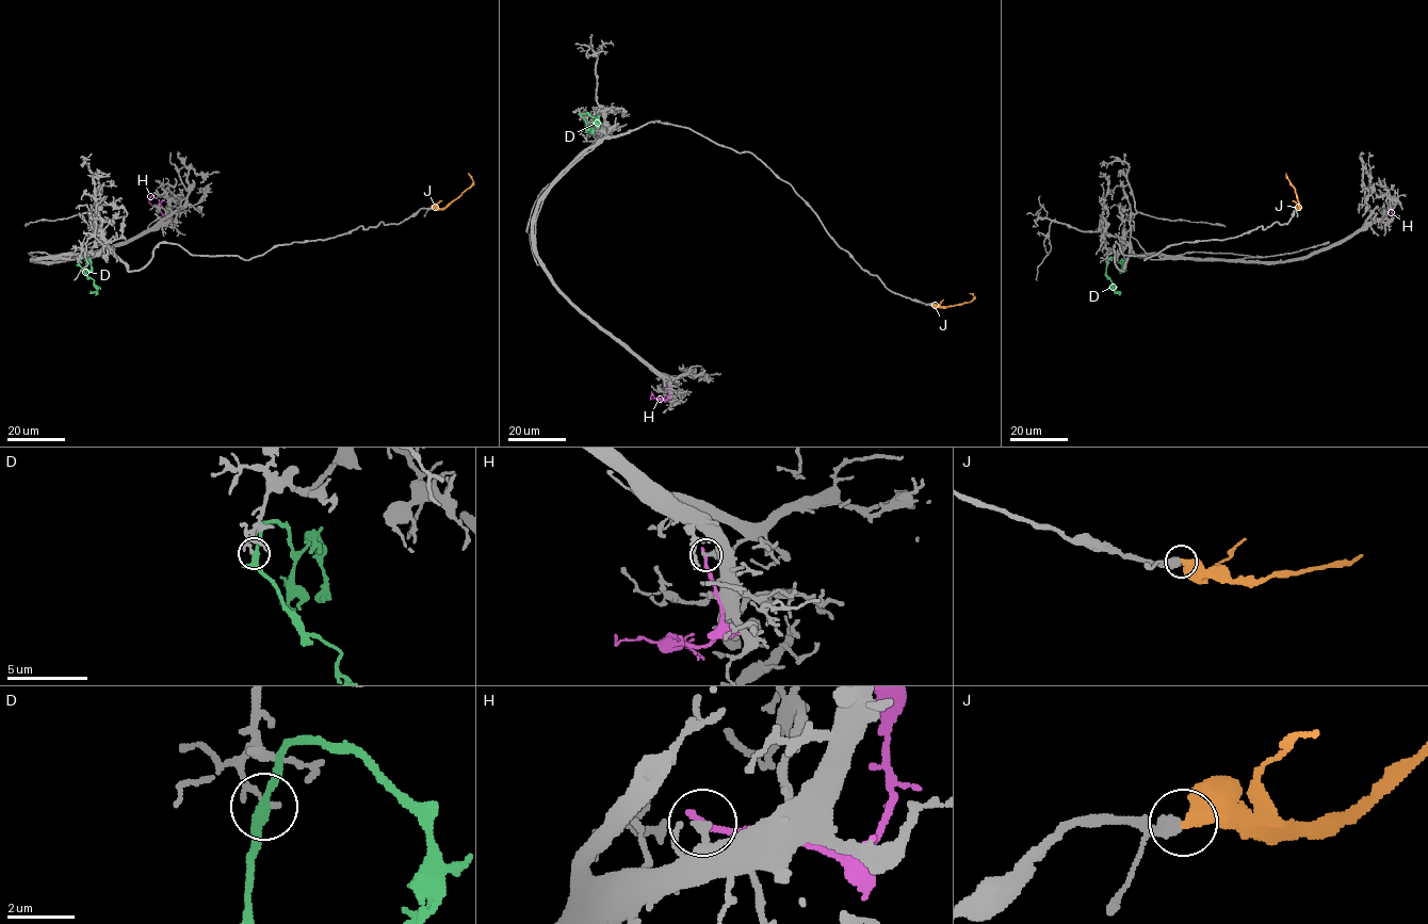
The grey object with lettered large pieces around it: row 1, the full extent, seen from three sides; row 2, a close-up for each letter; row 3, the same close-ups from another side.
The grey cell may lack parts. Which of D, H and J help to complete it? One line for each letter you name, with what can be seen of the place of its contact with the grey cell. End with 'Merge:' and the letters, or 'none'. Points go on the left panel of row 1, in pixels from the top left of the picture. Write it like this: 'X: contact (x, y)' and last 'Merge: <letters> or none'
J: contact (431, 208)
Merge: J

